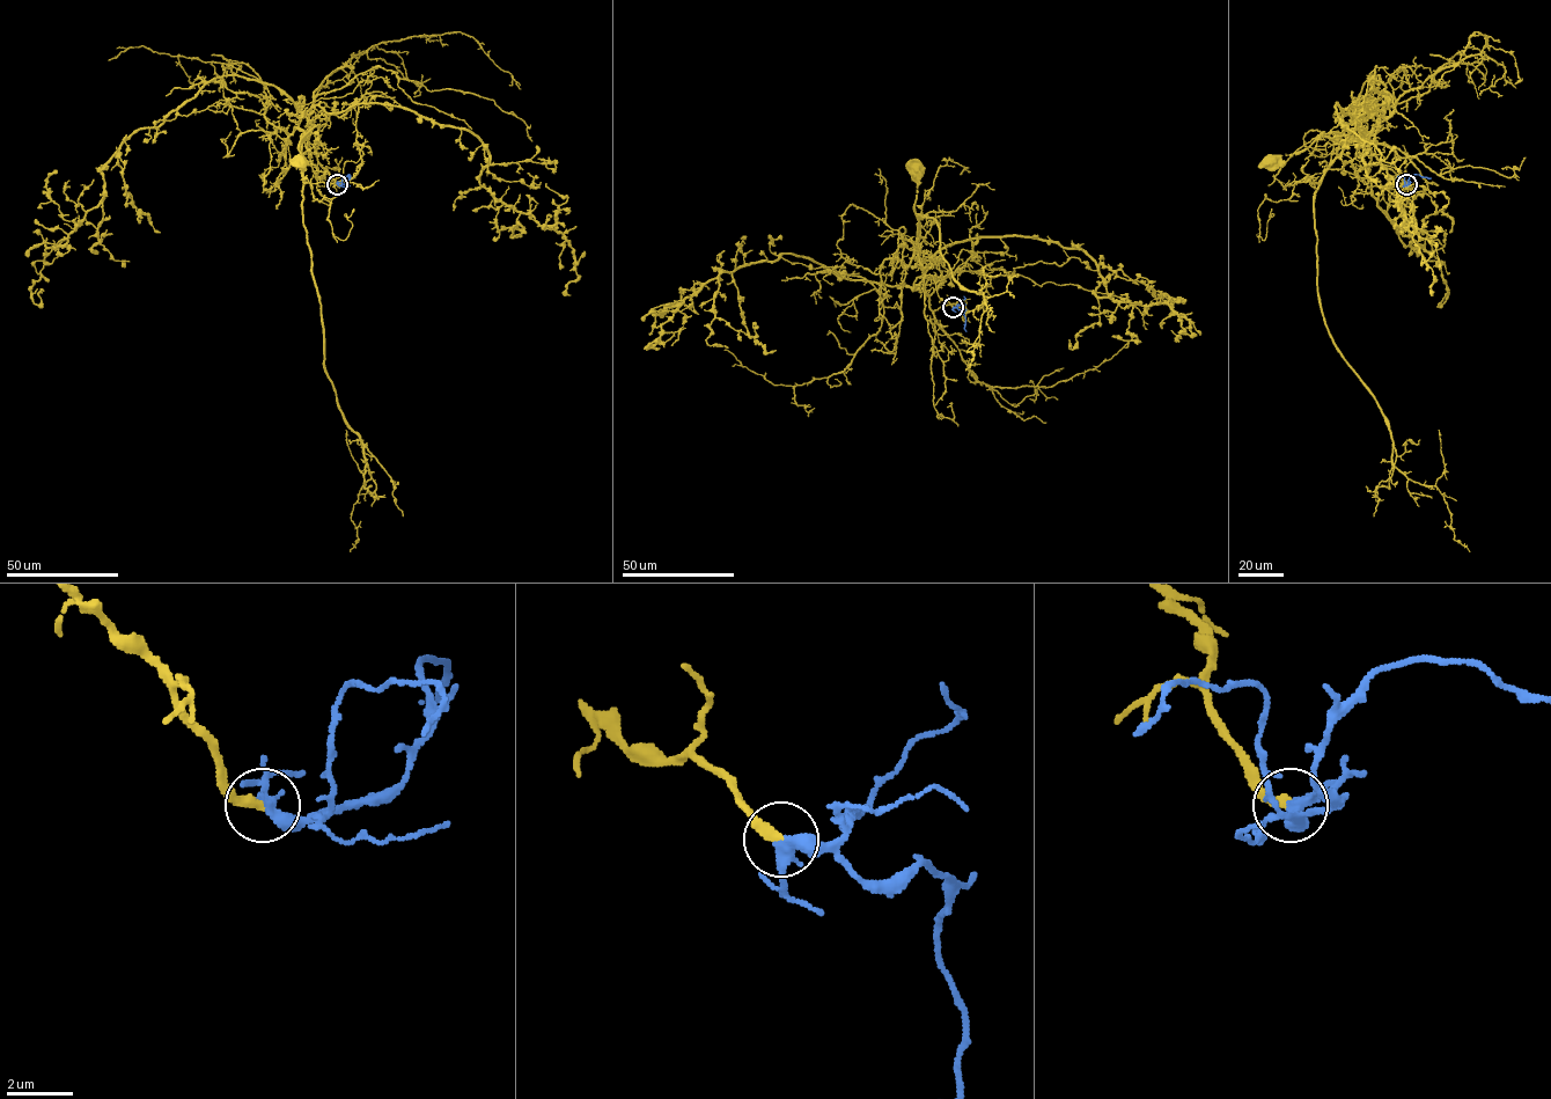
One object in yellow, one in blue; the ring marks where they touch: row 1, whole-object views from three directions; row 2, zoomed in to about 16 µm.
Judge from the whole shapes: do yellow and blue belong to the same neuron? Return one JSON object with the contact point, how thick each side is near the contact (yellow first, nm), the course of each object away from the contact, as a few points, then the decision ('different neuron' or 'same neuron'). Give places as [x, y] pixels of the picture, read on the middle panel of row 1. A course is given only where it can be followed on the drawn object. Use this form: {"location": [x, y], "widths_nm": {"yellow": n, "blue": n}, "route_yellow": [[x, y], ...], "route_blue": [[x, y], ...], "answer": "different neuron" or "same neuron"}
{"location": [953, 307], "widths_nm": {"yellow": 320, "blue": 340}, "route_yellow": [[953, 307], [939, 297], [932, 276], [926, 275], [920, 262], [920, 221], [914, 207], [917, 171]], "route_blue": [[953, 307], [964, 309], [965, 331]], "answer": "same neuron"}

